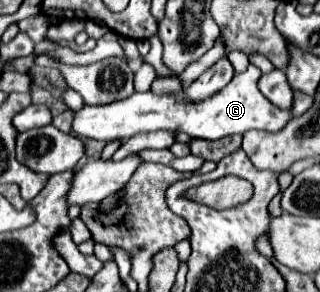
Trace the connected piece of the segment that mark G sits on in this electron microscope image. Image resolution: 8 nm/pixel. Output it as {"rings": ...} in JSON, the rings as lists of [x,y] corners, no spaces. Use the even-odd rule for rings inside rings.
{"rings":[[[248,65],[248,69],[236,75],[222,91],[208,97],[200,103],[184,103],[180,95],[154,95],[152,91],[134,93],[128,99],[96,105],[96,107],[82,107],[74,113],[72,131],[84,139],[96,141],[112,141],[112,139],[128,139],[132,133],[140,131],[156,131],[156,129],[178,129],[198,139],[224,139],[230,135],[244,135],[250,129],[260,129],[268,133],[276,133],[286,127],[290,121],[290,111],[276,109],[262,93],[256,89],[256,81],[260,79],[260,69],[256,65]]]}

